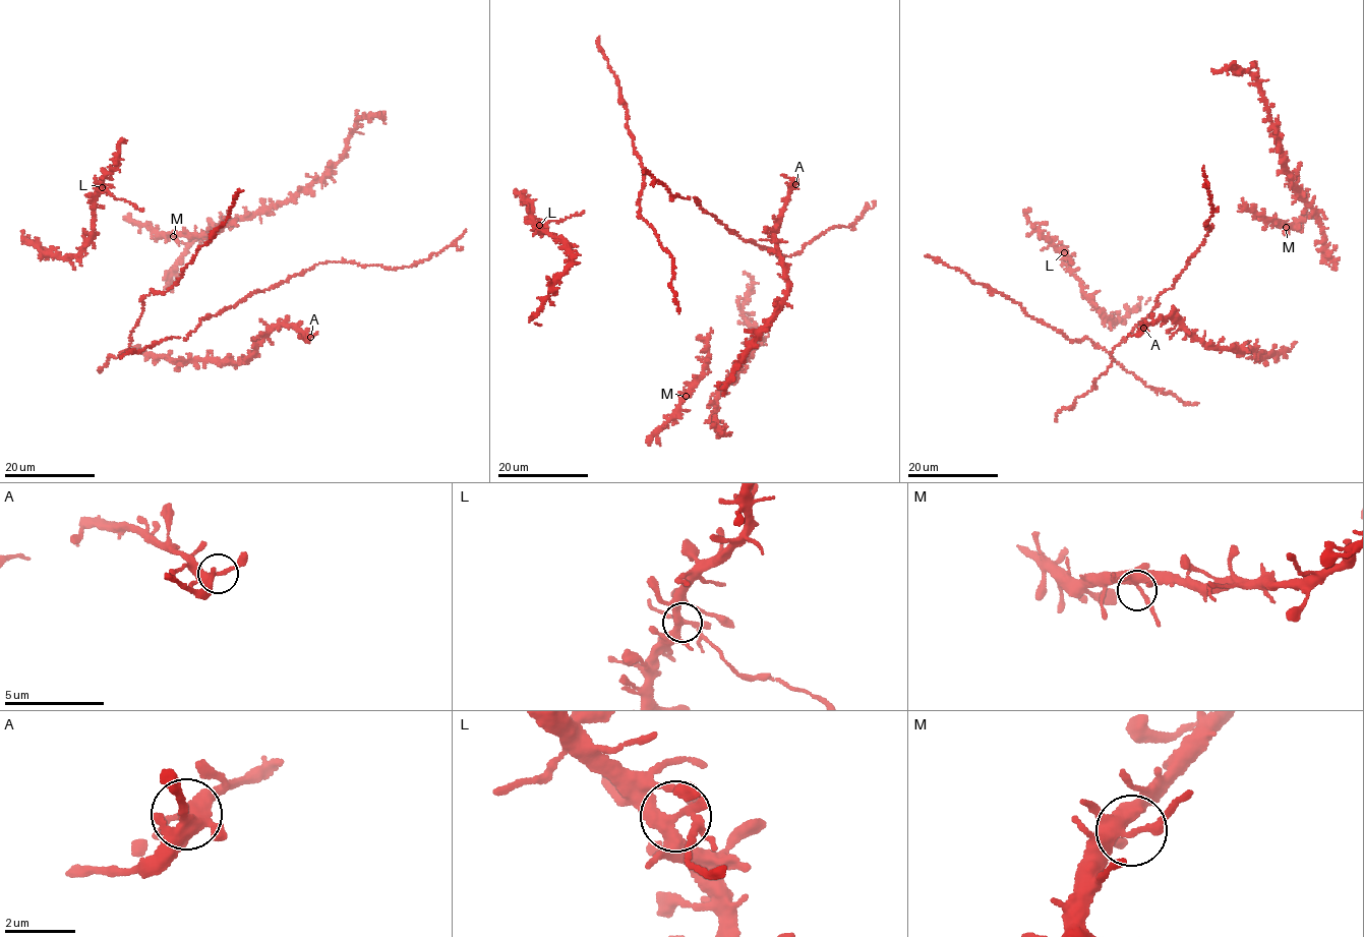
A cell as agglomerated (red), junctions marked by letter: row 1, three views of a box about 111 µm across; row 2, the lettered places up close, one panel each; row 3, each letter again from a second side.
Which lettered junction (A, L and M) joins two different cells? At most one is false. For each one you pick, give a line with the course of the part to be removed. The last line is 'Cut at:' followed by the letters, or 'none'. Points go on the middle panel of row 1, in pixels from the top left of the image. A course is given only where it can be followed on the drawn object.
L: (539, 225), (564, 221), (584, 211)
Cut at: L

